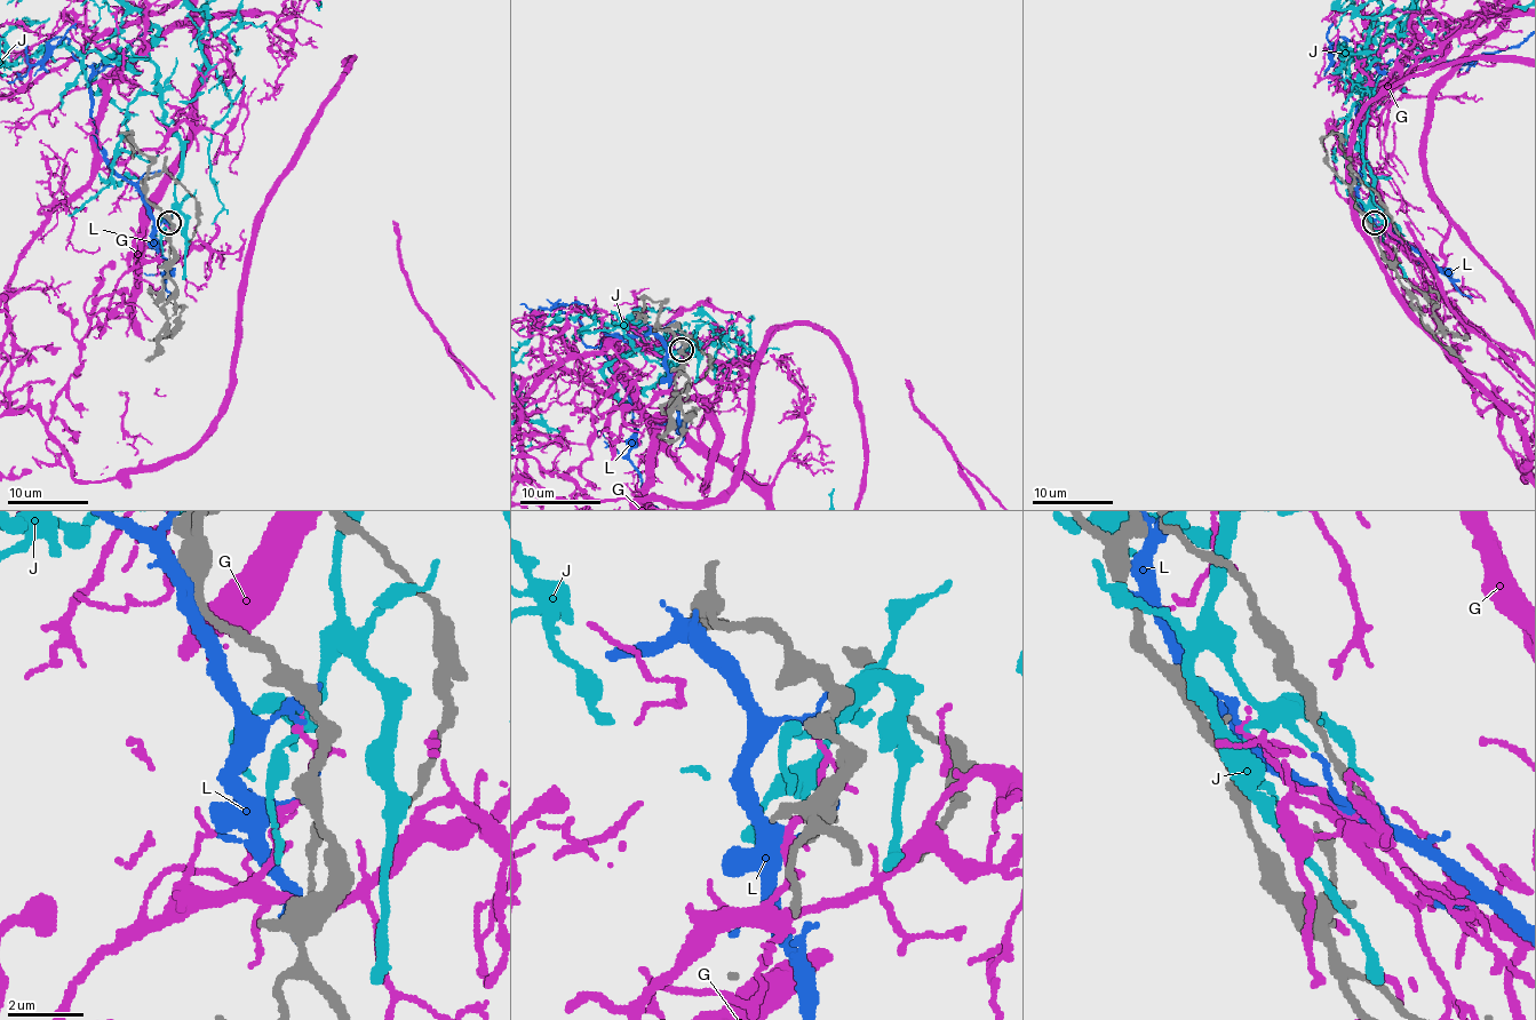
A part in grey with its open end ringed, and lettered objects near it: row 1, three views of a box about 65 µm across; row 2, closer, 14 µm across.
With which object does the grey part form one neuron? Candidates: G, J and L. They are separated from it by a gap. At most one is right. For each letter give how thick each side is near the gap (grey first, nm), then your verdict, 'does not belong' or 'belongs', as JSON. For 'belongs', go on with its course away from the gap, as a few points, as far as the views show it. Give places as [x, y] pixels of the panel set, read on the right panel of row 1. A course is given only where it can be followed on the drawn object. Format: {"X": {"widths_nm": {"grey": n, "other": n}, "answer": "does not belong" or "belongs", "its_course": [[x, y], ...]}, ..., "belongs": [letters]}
{"G": {"widths_nm": {"grey": 200, "other": 120}, "answer": "belongs"}, "J": {"widths_nm": {"grey": 200, "other": 220}, "answer": "does not belong"}, "L": {"widths_nm": {"grey": 200, "other": 170}, "answer": "does not belong"}, "belongs": ["G"]}

